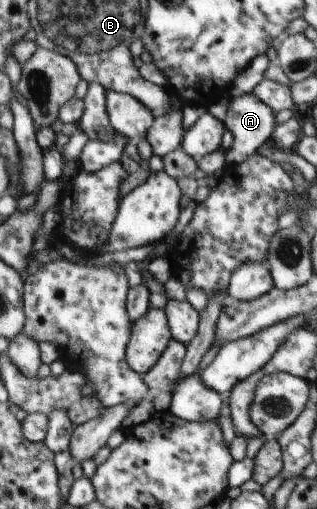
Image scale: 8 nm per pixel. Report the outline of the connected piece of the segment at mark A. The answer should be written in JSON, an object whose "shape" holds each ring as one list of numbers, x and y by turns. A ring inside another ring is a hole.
{"shape":[[253,93,230,97,224,126,233,134,234,141,226,153,227,166,249,160,249,156,272,138,274,110]]}

